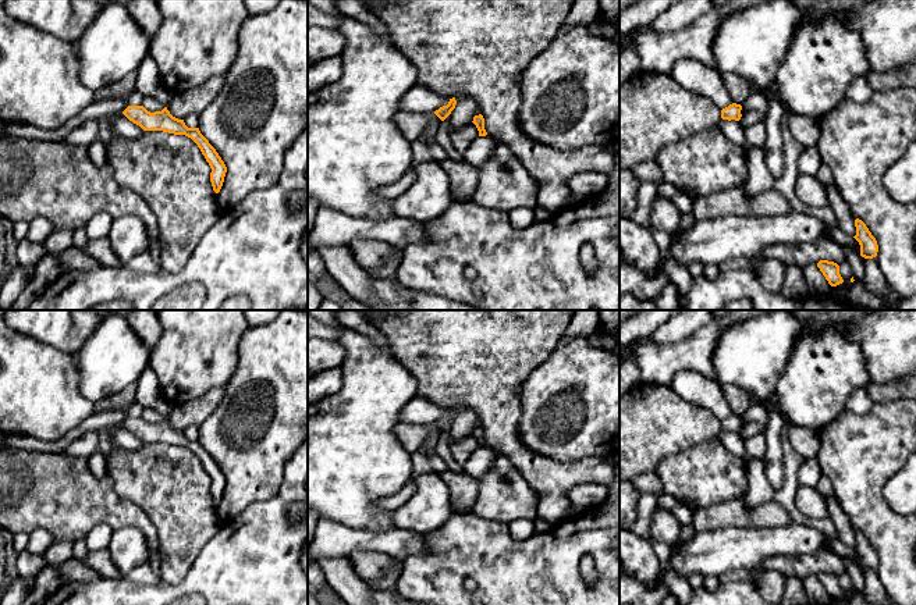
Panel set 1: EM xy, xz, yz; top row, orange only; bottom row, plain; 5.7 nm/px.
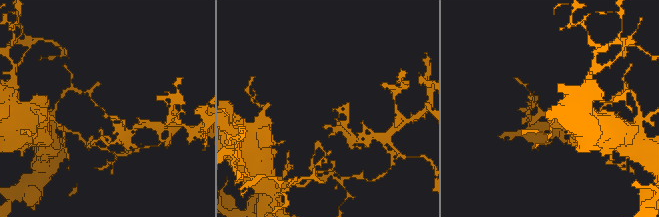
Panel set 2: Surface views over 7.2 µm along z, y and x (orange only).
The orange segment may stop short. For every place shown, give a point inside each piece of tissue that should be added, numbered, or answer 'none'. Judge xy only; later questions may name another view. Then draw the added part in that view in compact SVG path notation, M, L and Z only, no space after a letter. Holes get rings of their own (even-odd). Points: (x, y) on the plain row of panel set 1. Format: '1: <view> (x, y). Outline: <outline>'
none

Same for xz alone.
none

